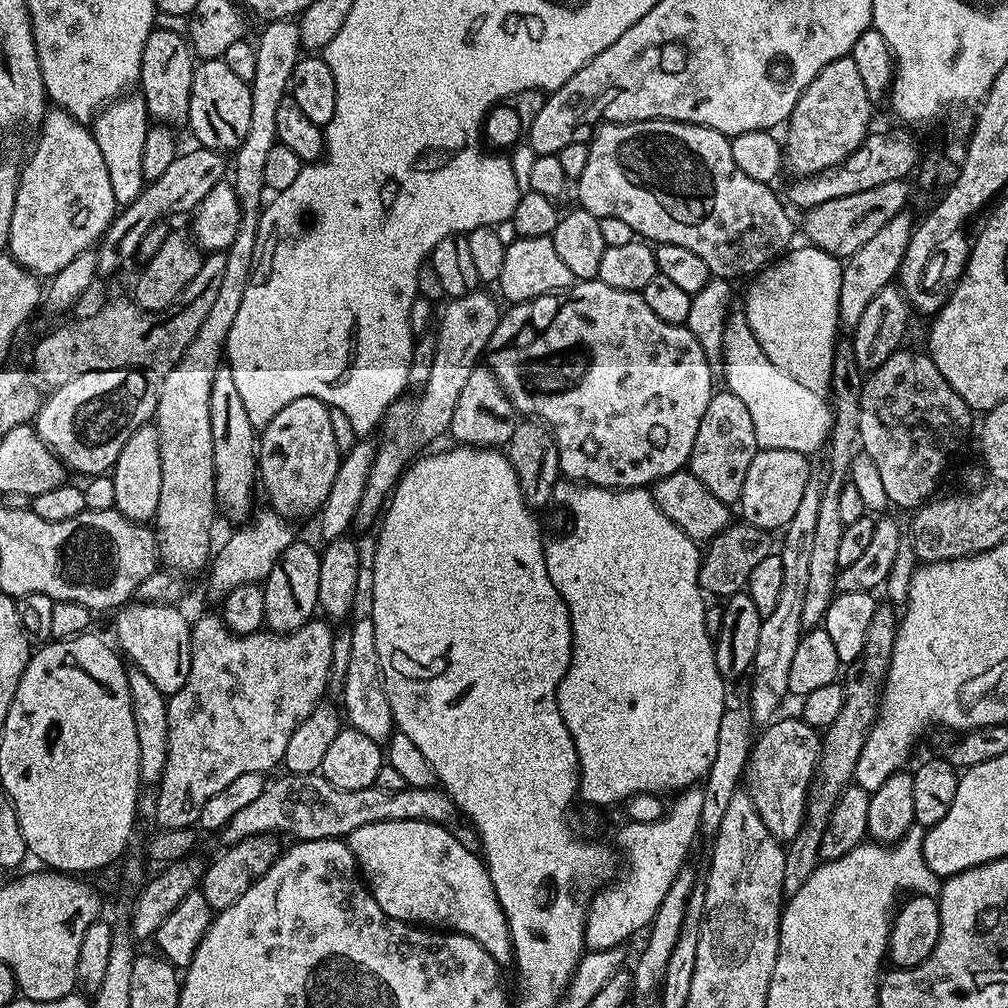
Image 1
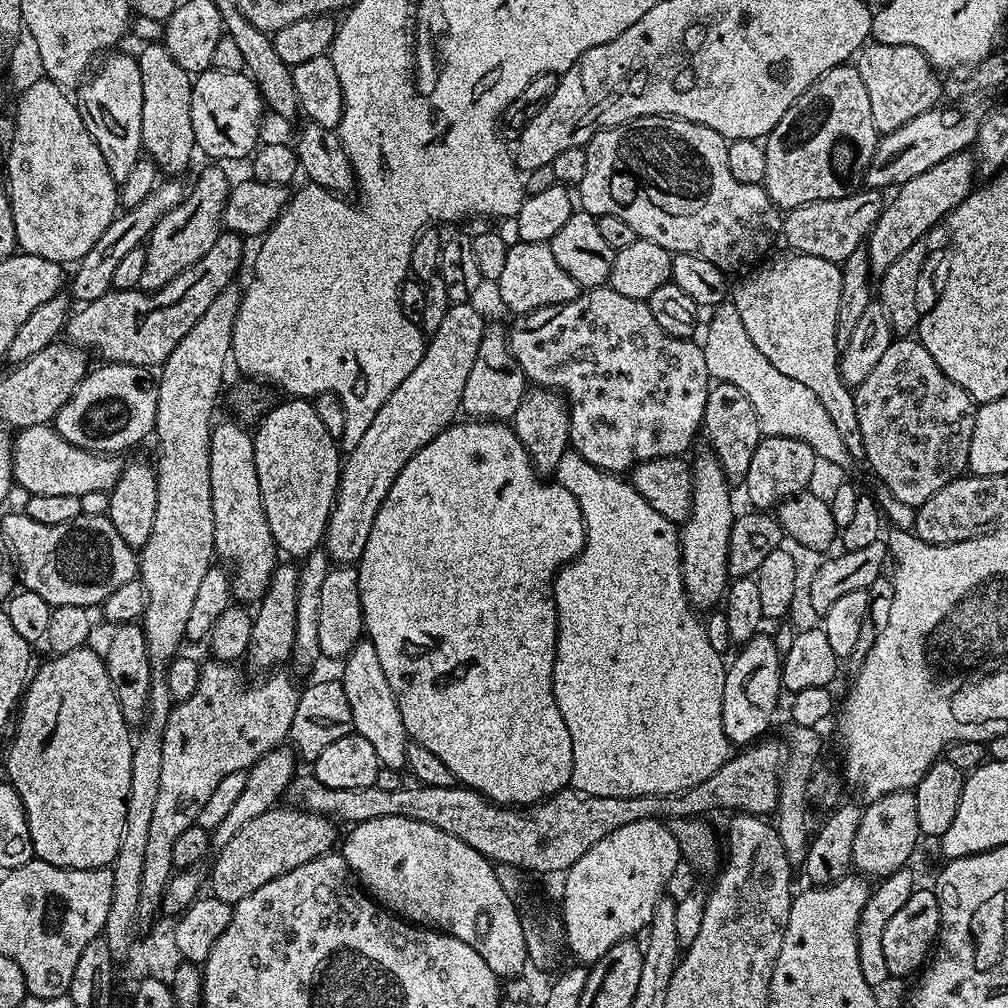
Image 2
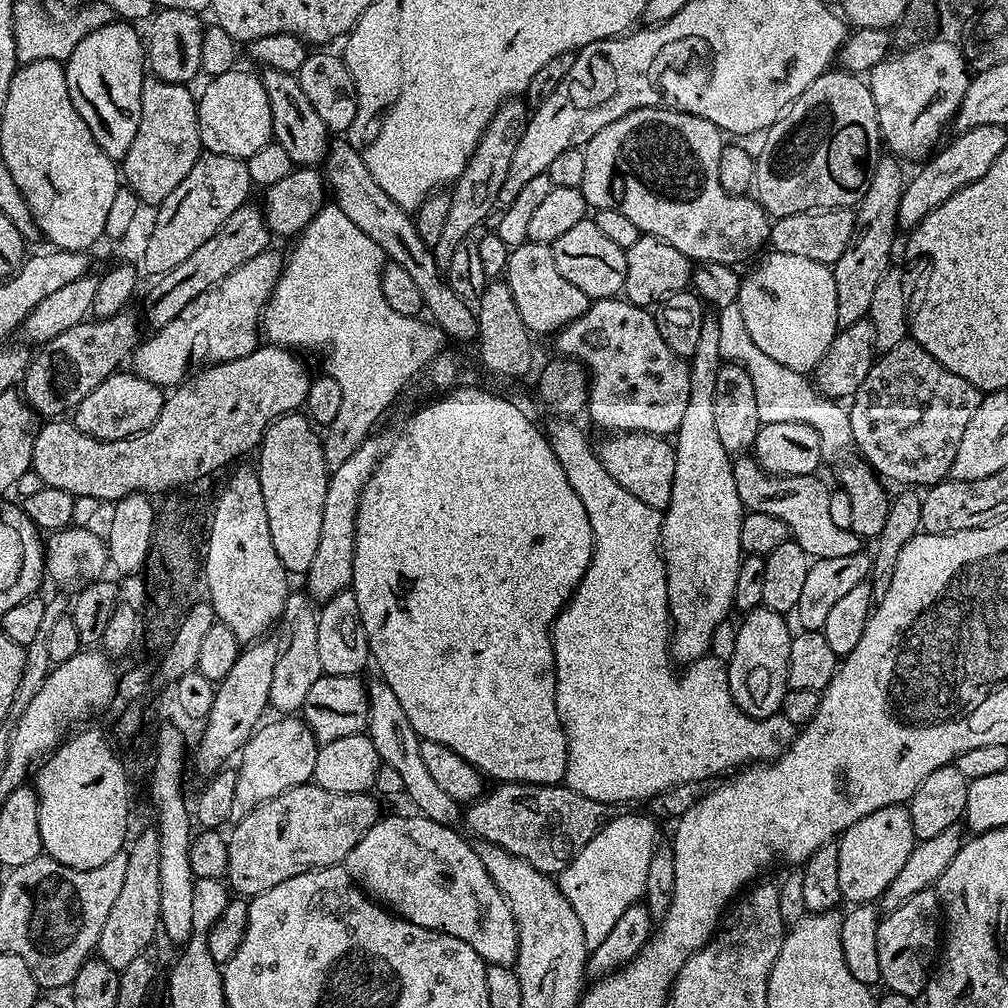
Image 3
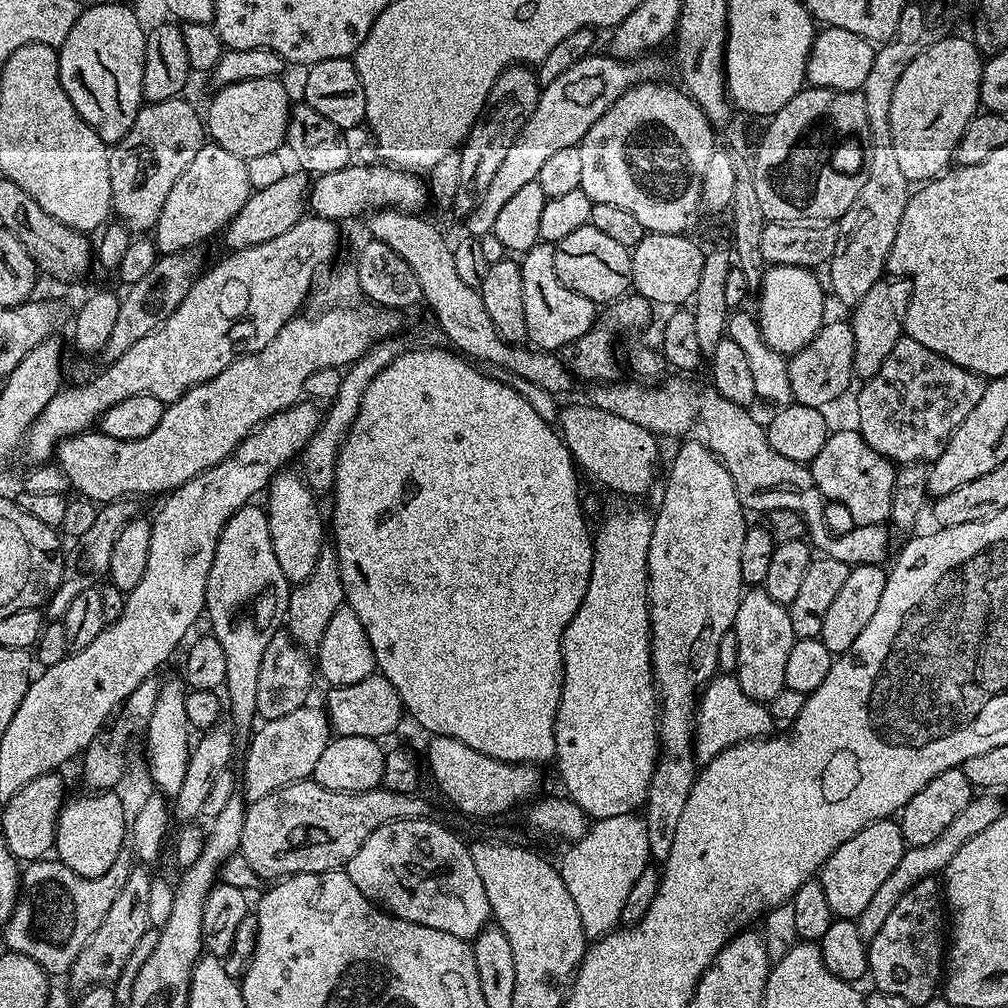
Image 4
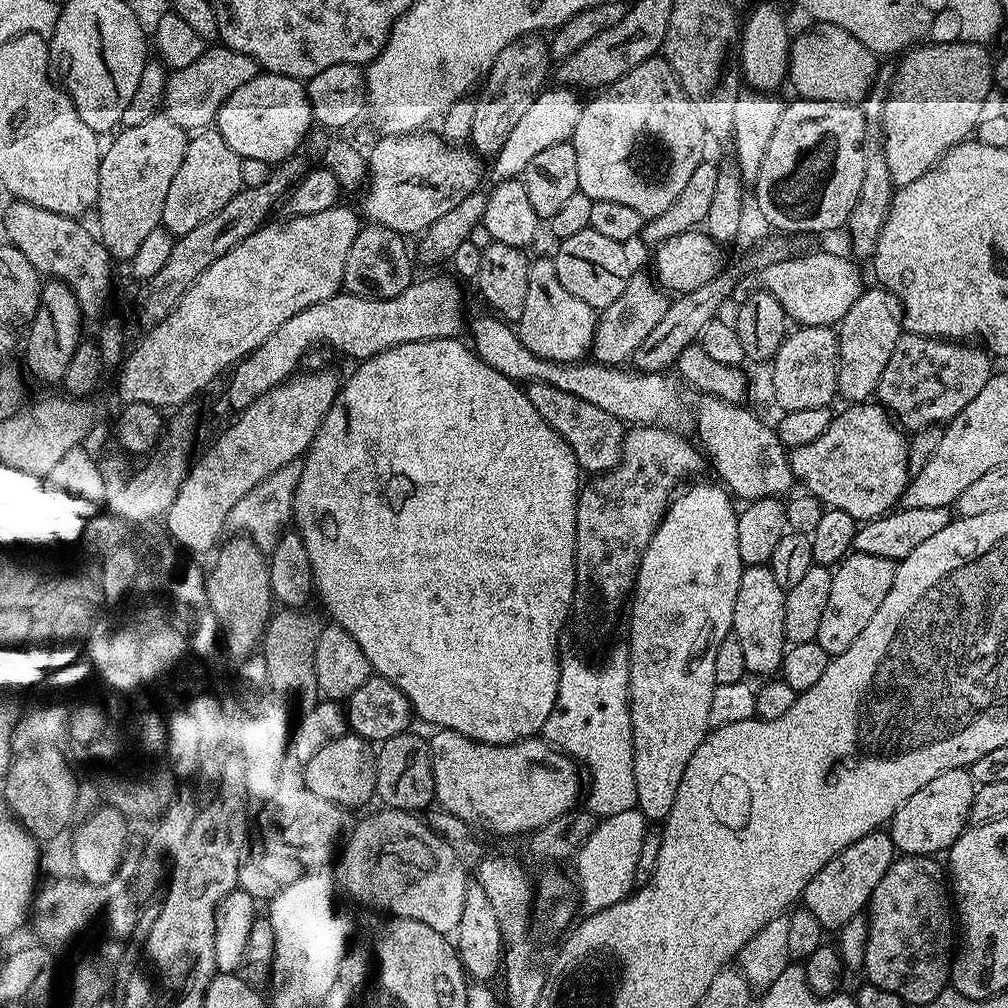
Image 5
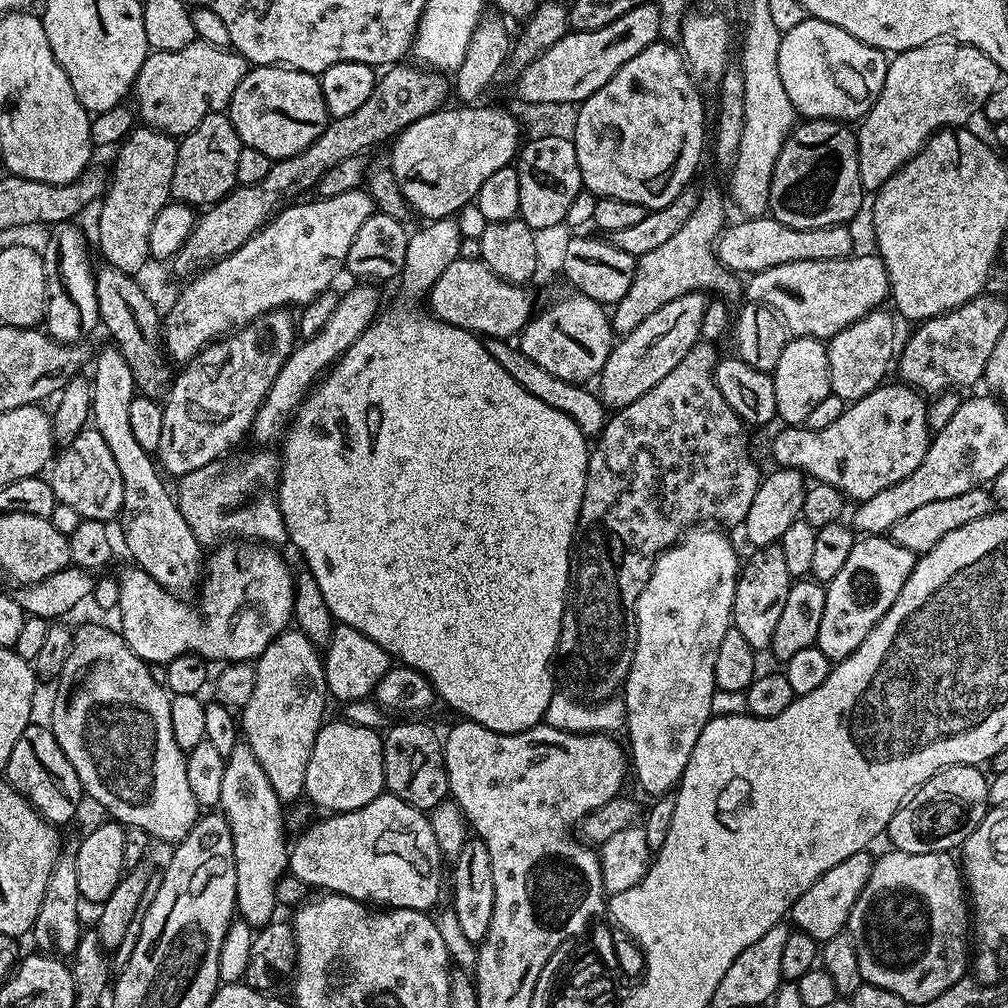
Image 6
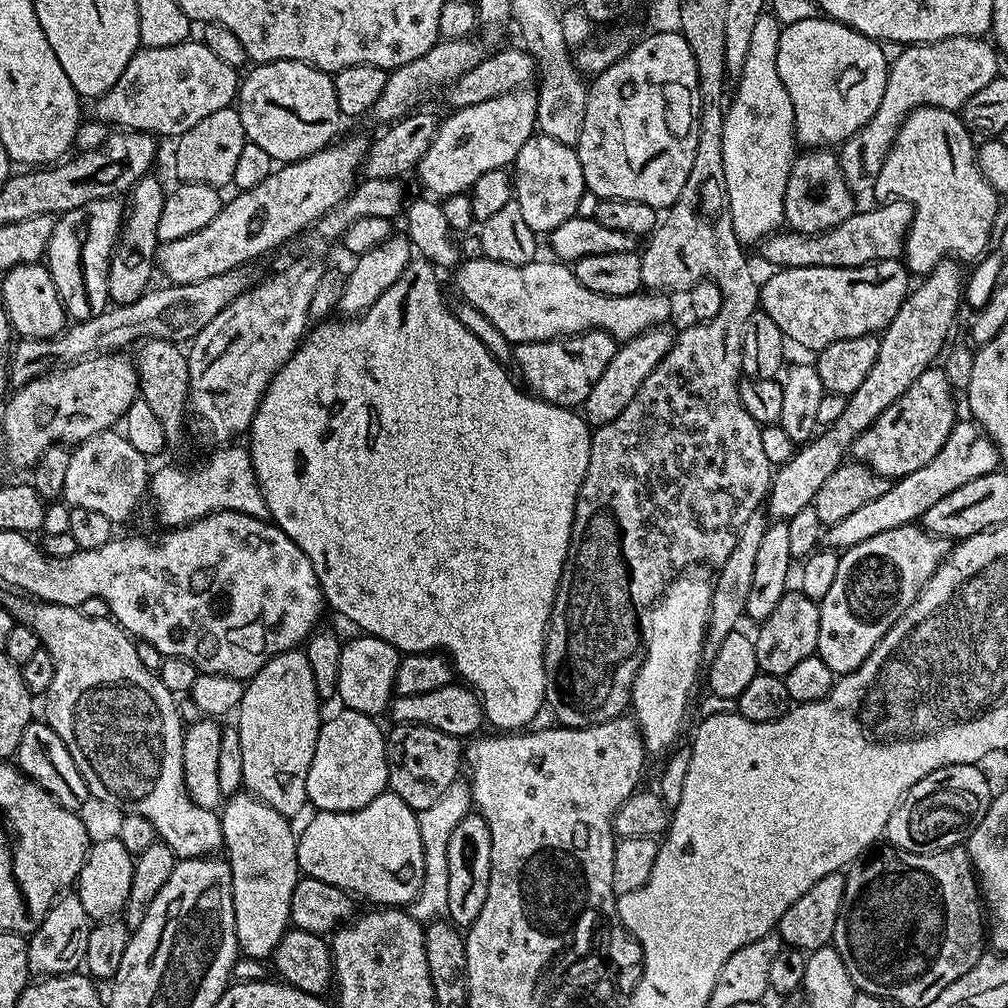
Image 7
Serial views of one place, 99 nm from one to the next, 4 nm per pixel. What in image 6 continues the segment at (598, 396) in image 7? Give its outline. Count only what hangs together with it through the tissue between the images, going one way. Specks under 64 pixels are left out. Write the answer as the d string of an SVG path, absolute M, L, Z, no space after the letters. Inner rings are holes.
M704 292L682 294L682 298L666 302L662 310L654 310L646 322L638 322L634 330L623 333L613 343L606 366L602 366L600 371L600 400L609 409L619 410L630 406L630 402L642 398L642 394L658 386L658 382L662 382L662 378L666 378L666 374L670 374L670 370L674 370L674 366L678 366L678 362L690 354L693 346L701 343L702 314L706 314L708 301L709 297Z

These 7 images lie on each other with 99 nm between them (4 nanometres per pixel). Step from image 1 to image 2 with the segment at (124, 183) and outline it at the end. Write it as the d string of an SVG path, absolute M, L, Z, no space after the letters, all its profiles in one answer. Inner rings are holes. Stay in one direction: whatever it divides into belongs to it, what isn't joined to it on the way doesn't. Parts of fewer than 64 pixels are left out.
M120 51L105 55L99 61L100 69L99 64L95 69L96 76L95 72L89 75L74 96L82 122L86 122L86 130L90 130L90 138L98 142L102 158L106 158L106 170L110 170L118 182L126 179L134 162L142 158L142 74L136 56Z

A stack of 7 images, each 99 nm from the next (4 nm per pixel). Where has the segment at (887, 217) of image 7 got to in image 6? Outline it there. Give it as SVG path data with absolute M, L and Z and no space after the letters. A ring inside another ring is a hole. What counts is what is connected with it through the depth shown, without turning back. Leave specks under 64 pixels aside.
M770 214L753 216L751 218L740 218L737 224L729 223L720 233L715 243L714 251L717 259L725 265L732 273L751 274L770 270L770 266L786 266L786 262L818 262L819 260L842 260L853 255L852 236L848 233L847 227L835 224L829 228L791 228L782 222L775 220Z

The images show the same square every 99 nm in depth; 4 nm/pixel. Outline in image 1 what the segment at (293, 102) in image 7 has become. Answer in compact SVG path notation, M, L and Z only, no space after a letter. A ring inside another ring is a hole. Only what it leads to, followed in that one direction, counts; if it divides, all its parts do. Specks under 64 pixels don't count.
M221 58L218 60L200 60L194 67L194 78L190 86L190 110L186 121L196 135L195 143L202 148L212 149L221 154L231 153L246 138L246 130L250 130L250 98L252 90L249 81L238 78L230 66Z

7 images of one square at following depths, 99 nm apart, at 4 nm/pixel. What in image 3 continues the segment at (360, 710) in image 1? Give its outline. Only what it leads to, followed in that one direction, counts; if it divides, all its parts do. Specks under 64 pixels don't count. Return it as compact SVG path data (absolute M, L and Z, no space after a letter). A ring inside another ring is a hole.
M376 678L373 684L367 685L368 690L368 726L366 735L374 742L374 750L378 750L381 764L393 768L402 778L403 795L413 804L419 815L430 818L439 824L456 826L462 820L462 806L446 790L441 790L438 782L426 770L426 762L422 762L421 738L410 726L410 718L406 718L406 710L398 703L394 690L383 678Z

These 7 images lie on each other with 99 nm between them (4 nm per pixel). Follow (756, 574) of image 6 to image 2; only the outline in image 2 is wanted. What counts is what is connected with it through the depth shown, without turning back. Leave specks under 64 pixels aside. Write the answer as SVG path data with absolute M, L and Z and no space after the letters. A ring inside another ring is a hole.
M759 632L756 636L747 641L737 651L736 658L731 660L725 669L723 682L723 704L722 720L723 730L731 743L738 748L744 748L759 741L767 732L765 732L774 716L778 696L782 694L783 684L781 682L781 666L783 664L782 652L777 641Z

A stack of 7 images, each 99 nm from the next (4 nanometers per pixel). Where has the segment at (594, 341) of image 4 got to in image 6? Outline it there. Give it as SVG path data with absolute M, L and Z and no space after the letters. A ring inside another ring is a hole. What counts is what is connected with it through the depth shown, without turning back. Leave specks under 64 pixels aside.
M716 188L703 189L685 225L669 241L637 259L630 290L626 290L626 294L610 312L613 333L623 334L634 330L638 322L646 322L654 310L662 310L666 302L674 302L674 298L682 298L682 294L718 290L717 293L730 302L739 294L741 296L741 279L717 259L713 250L727 220L721 192Z

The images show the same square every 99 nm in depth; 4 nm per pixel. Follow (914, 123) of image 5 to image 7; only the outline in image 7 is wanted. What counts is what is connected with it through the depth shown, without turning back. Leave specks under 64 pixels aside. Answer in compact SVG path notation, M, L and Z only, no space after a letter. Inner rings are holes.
M955 36L936 40L933 44L914 44L901 52L904 53L897 60L891 61L886 90L882 94L882 102L878 102L878 110L874 110L874 118L870 118L866 126L862 126L838 148L840 169L856 194L871 193L878 178L878 170L882 170L882 162L892 149L902 122L915 108L929 104L935 108L963 109L967 100L974 98L982 86L995 80L998 75L997 49L984 38Z

